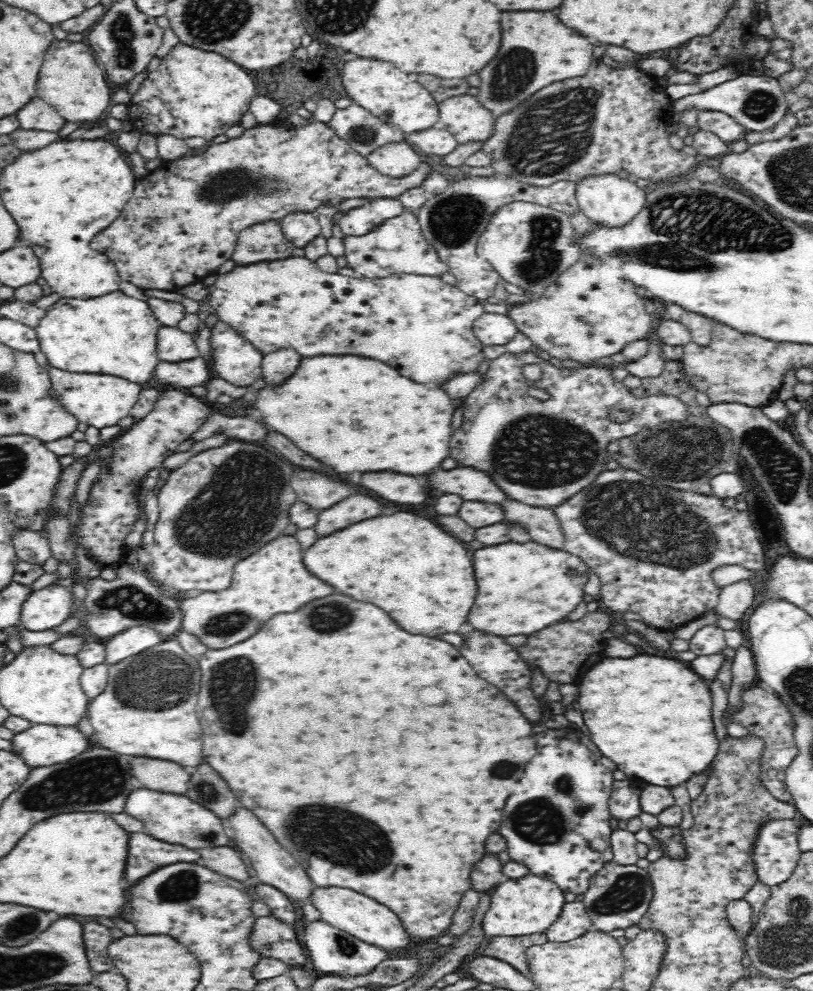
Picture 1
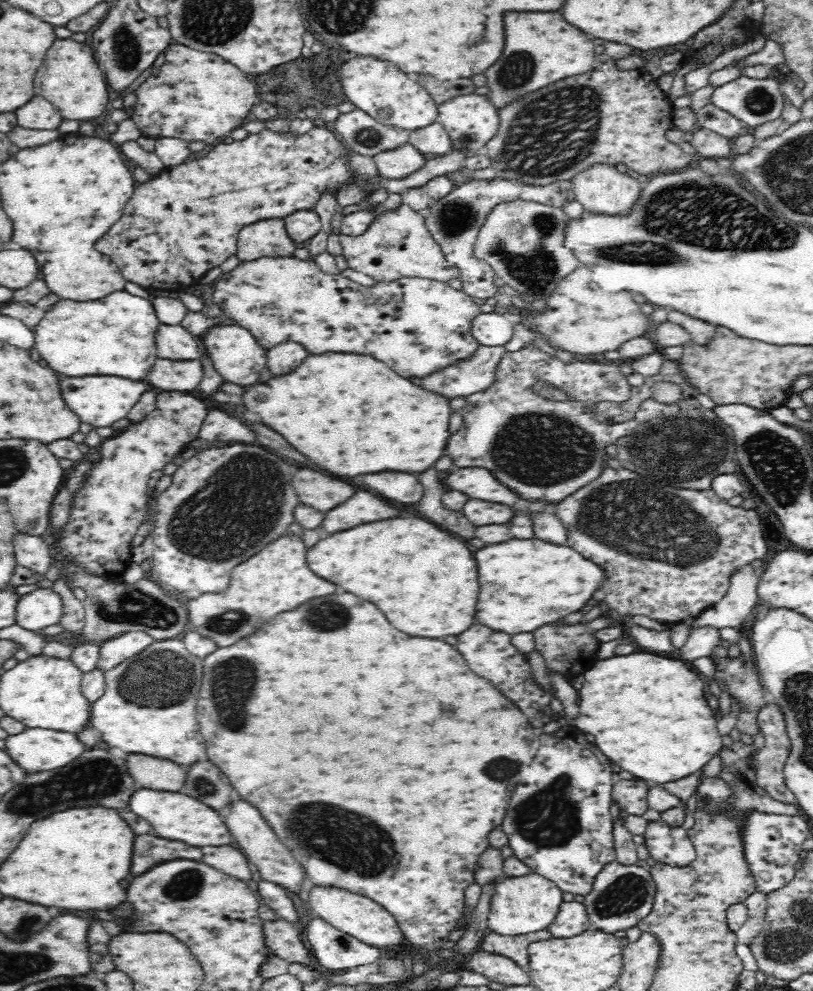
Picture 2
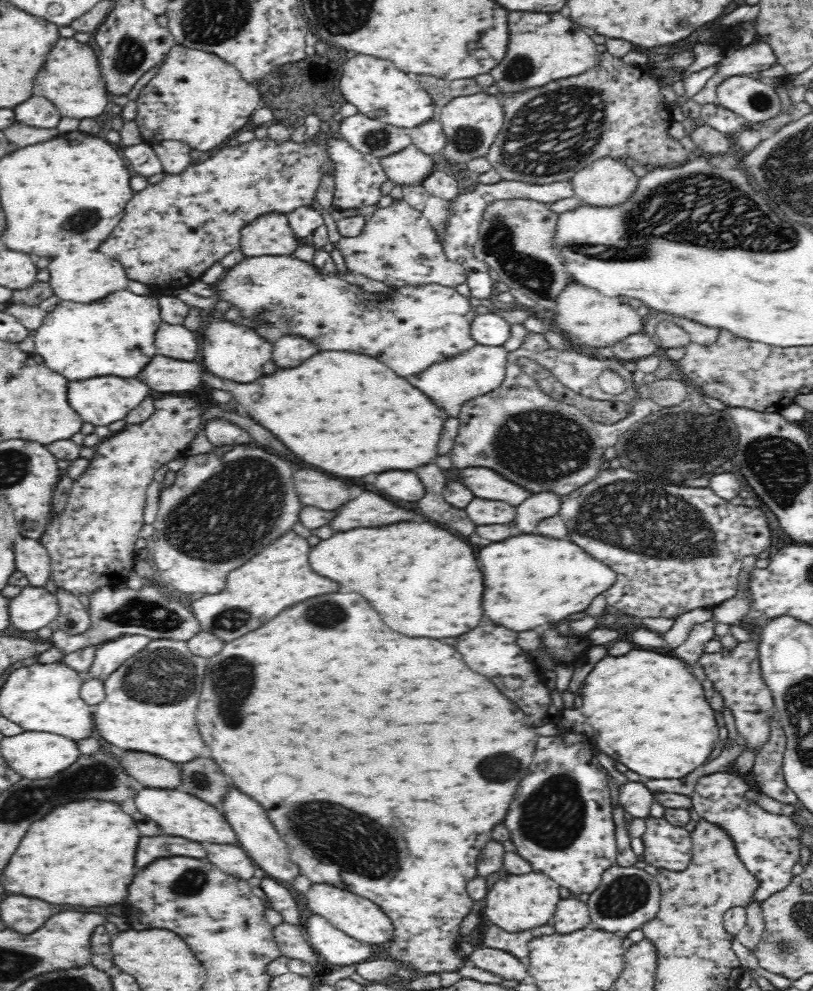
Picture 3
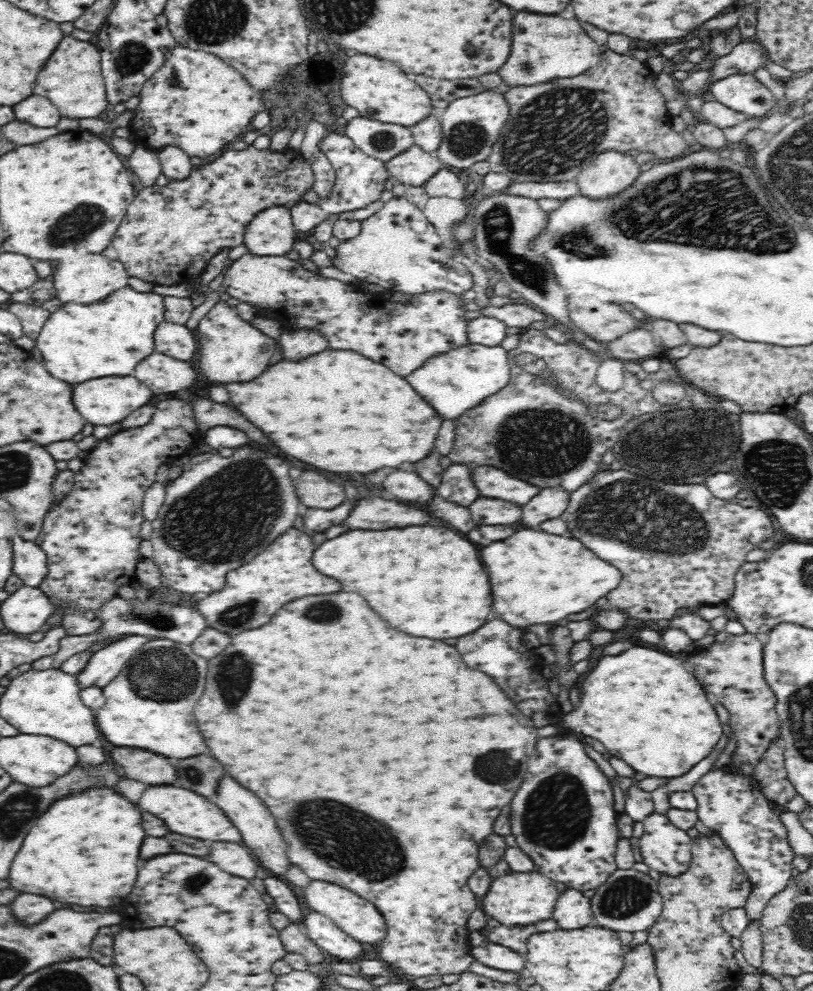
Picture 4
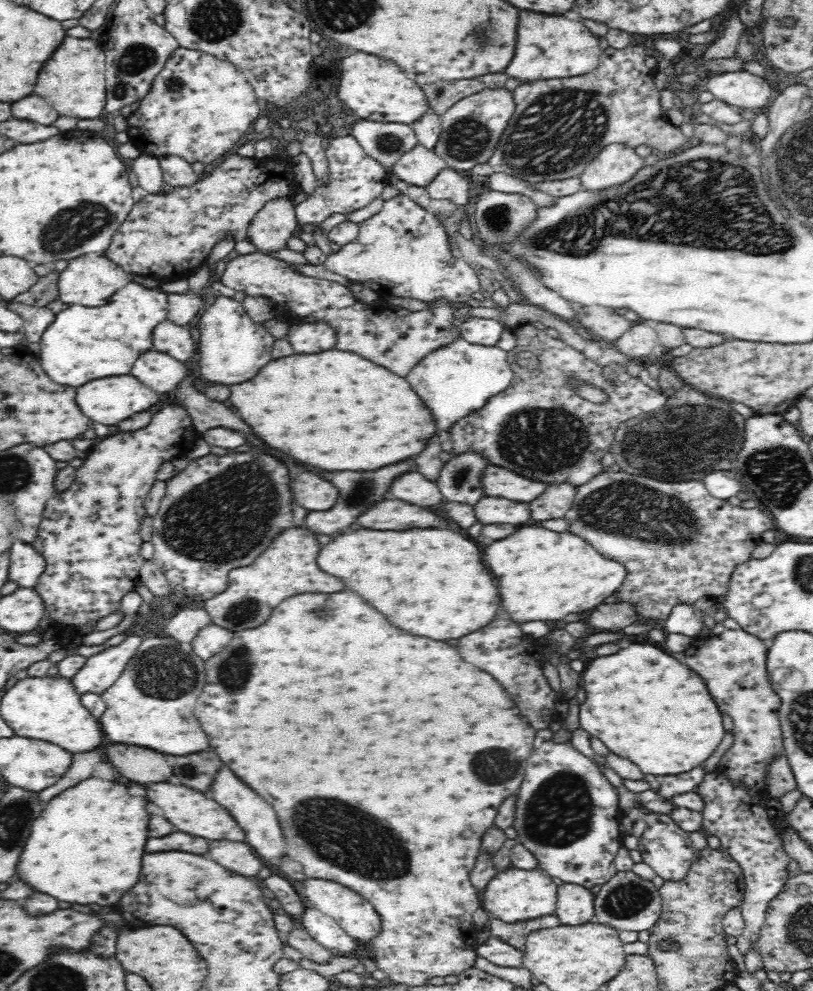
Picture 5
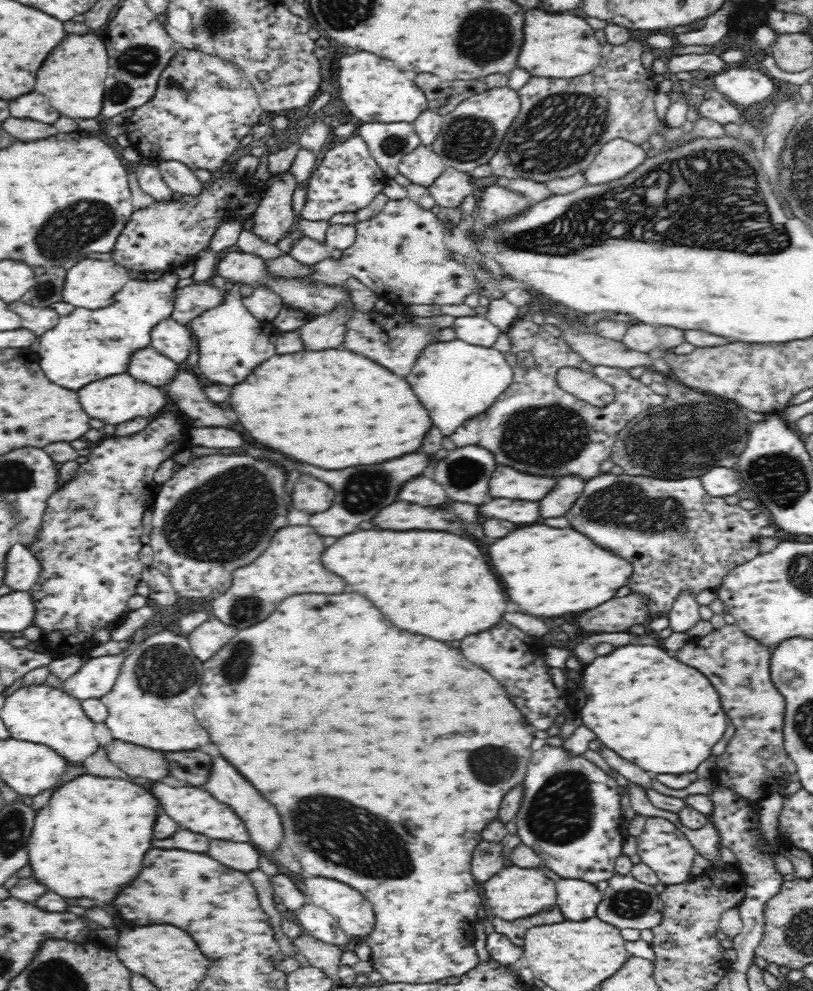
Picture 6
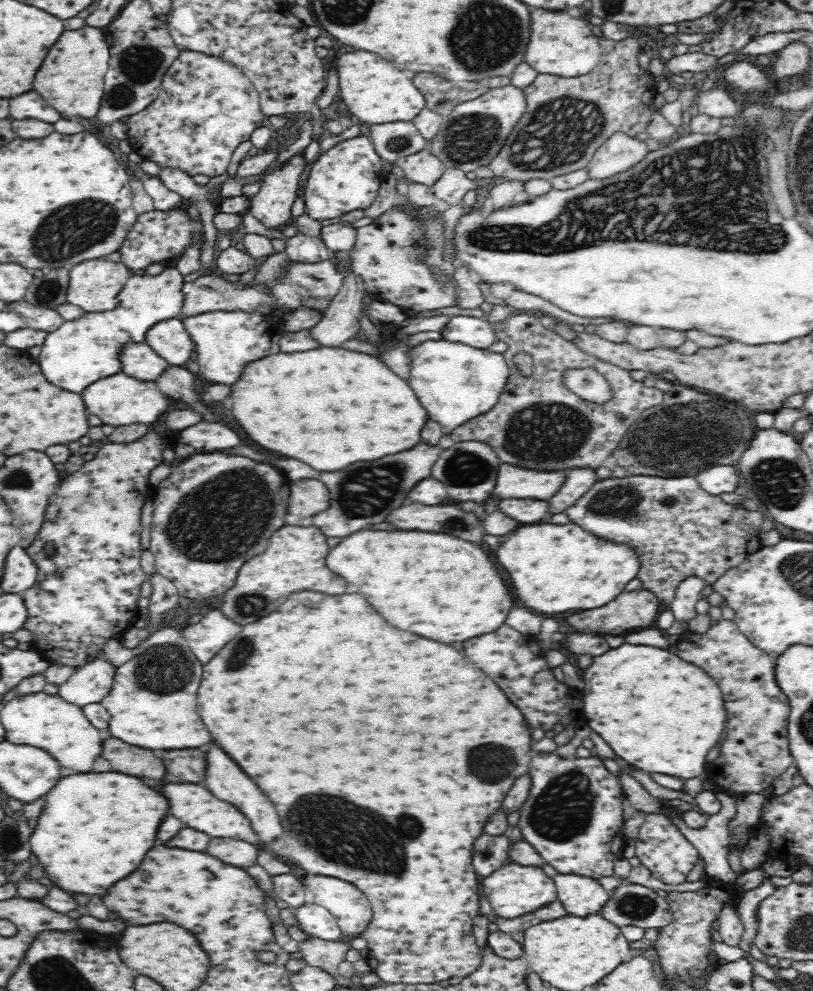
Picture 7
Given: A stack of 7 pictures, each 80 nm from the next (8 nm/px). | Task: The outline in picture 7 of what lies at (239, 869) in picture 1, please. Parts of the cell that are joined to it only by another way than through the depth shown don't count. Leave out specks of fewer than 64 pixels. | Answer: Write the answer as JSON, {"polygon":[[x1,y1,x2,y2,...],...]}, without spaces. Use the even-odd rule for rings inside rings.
{"polygon":[[212,838,208,850,212,856,224,860,226,864,234,864,240,868,248,868,256,862,258,848,244,842,244,840,230,840,230,838]]}

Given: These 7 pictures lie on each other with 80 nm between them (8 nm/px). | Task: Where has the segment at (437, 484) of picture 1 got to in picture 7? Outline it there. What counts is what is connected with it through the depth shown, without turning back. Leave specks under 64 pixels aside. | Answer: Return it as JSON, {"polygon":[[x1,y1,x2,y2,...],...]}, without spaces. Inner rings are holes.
{"polygon":[[500,464,494,496,502,498,538,498,550,500,564,484,566,470,544,472,512,464]]}

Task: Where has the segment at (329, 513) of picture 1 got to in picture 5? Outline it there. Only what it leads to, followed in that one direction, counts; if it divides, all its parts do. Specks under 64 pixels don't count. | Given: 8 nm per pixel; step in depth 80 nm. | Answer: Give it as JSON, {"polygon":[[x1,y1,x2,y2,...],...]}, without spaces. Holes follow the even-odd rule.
{"polygon":[[384,500,364,512,358,522,362,528,444,528,448,524,432,510,402,500]]}

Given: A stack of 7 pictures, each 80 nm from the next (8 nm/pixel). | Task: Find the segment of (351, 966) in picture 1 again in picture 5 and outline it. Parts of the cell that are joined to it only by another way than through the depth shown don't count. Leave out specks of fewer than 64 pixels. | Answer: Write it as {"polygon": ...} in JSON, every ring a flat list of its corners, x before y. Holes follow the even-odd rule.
{"polygon":[[306,907,300,914,301,922,307,934,312,938,333,950,333,953,355,955,360,947,356,945,356,940,352,938,340,925,327,914,320,912,317,908]]}

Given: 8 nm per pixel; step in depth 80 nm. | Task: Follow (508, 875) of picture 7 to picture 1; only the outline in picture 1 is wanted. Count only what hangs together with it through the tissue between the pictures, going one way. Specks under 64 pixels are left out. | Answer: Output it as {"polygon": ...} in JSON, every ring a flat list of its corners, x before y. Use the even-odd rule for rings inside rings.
{"polygon":[[532,873,498,884,491,893,490,908,484,916,485,934,490,937,521,937,544,932,560,916,567,903,564,893,553,881]]}

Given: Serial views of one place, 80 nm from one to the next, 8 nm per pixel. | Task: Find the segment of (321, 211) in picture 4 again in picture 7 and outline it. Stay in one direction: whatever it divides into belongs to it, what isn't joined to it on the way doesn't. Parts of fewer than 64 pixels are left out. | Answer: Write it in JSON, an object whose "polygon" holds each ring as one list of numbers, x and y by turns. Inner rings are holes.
{"polygon":[[367,133,358,138,344,140,321,154,310,165,304,186,305,213,314,220,324,220,341,218,347,212,367,209,376,200,385,176,382,158,375,151]]}

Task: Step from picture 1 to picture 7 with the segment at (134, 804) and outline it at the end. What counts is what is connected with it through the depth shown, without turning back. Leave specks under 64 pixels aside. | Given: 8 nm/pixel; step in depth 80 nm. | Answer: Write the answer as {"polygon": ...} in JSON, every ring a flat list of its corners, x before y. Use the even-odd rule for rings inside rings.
{"polygon":[[166,784,162,788,162,794,170,800,170,812,172,816,176,816,178,820,182,820,186,826,202,830,214,838,238,838,238,840,246,840,250,844,258,844,258,836,254,836,254,830,250,826,250,822,228,802,218,800,210,790,206,790,204,786,198,784]]}

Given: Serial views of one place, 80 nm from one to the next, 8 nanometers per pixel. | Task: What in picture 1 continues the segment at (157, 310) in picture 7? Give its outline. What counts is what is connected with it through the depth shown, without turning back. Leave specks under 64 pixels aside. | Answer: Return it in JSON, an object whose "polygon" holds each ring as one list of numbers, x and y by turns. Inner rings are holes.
{"polygon":[[120,290,89,299,60,297,48,310,34,330,50,366,68,372,112,374,138,384,152,378,158,362,156,334,162,324,146,301]]}

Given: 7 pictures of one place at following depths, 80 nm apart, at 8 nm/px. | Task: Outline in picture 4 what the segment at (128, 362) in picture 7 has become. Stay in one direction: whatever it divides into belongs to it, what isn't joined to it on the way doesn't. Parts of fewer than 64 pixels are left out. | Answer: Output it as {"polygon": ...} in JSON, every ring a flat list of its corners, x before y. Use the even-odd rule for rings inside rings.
{"polygon":[[154,352,148,358,144,358,136,366,134,376,140,382,144,382,154,394,186,390,196,380,196,372,190,362,174,360,160,352]]}

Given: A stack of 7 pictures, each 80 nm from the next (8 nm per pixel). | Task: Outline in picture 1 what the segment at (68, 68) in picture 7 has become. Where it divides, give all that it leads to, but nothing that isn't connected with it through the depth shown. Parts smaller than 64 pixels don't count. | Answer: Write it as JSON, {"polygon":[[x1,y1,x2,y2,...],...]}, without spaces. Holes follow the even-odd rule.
{"polygon":[[56,40,48,48,44,64,40,68,36,96,52,104,58,110,58,114,70,122,96,120,106,112,110,104,110,88,106,84,104,72,94,62,90,48,82,42,68,42,68,40]]}

